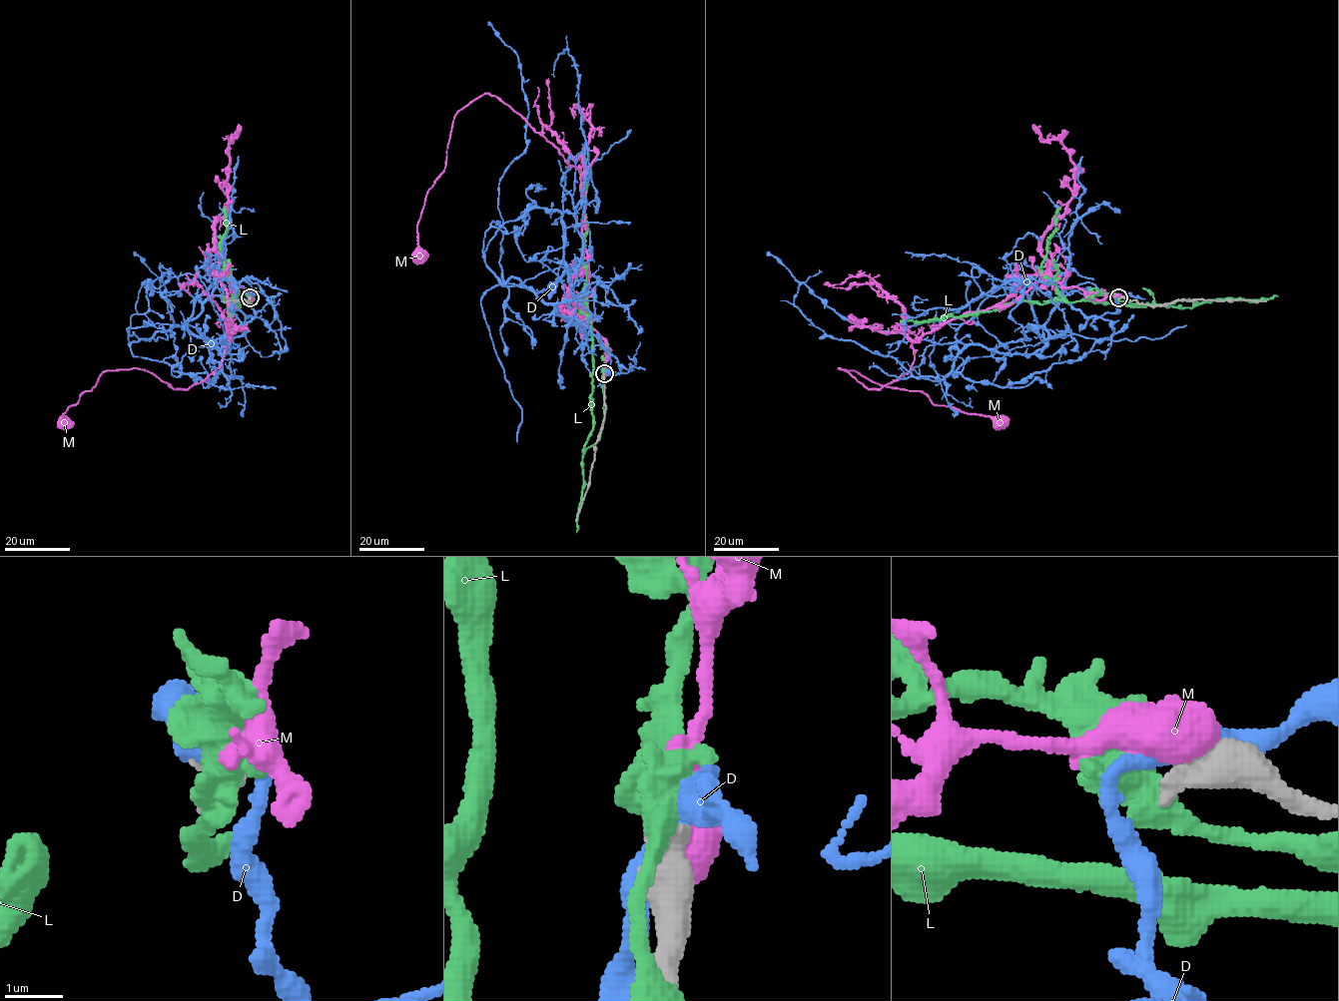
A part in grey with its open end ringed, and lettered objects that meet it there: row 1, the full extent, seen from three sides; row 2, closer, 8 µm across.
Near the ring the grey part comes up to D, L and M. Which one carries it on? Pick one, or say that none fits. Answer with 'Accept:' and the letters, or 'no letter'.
Accept: no letter

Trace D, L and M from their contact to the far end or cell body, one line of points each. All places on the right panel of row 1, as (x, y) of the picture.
D: (1121, 296), (1117, 311), (1086, 316), (1062, 295), (1028, 339), (954, 375), (1024, 381), (1078, 360), (1133, 314)
L: (1118, 298), (1143, 304), (1191, 298), (1193, 305), (1015, 300), (991, 311), (900, 321)
M: (1120, 296), (1091, 298), (1045, 275), (1008, 304), (923, 334), (912, 368), (880, 389), (839, 368), (1000, 424)

